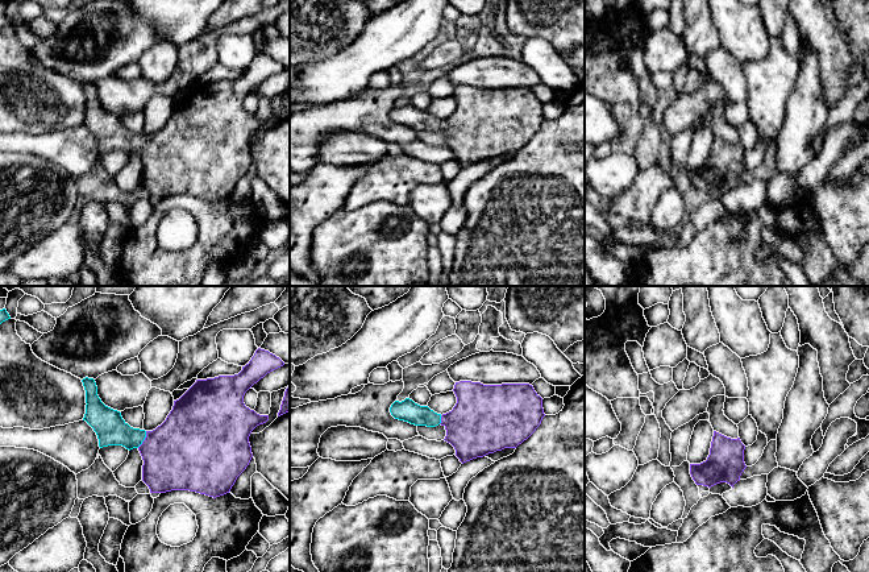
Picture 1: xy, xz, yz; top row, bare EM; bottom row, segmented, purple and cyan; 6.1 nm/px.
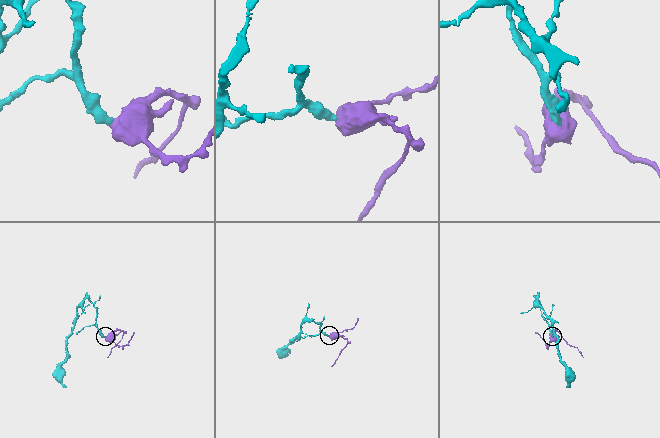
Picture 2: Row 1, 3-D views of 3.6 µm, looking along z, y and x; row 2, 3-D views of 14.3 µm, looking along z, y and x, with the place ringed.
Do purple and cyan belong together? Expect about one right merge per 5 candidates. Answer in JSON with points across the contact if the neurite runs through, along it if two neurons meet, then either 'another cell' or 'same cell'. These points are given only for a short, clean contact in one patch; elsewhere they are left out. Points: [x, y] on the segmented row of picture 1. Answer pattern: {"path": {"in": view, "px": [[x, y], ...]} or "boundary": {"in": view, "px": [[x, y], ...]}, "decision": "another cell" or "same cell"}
{"path": {"in": "xy", "px": [[183, 454], [165, 451], [145, 439], [129, 438], [111, 428]]}, "decision": "same cell"}

